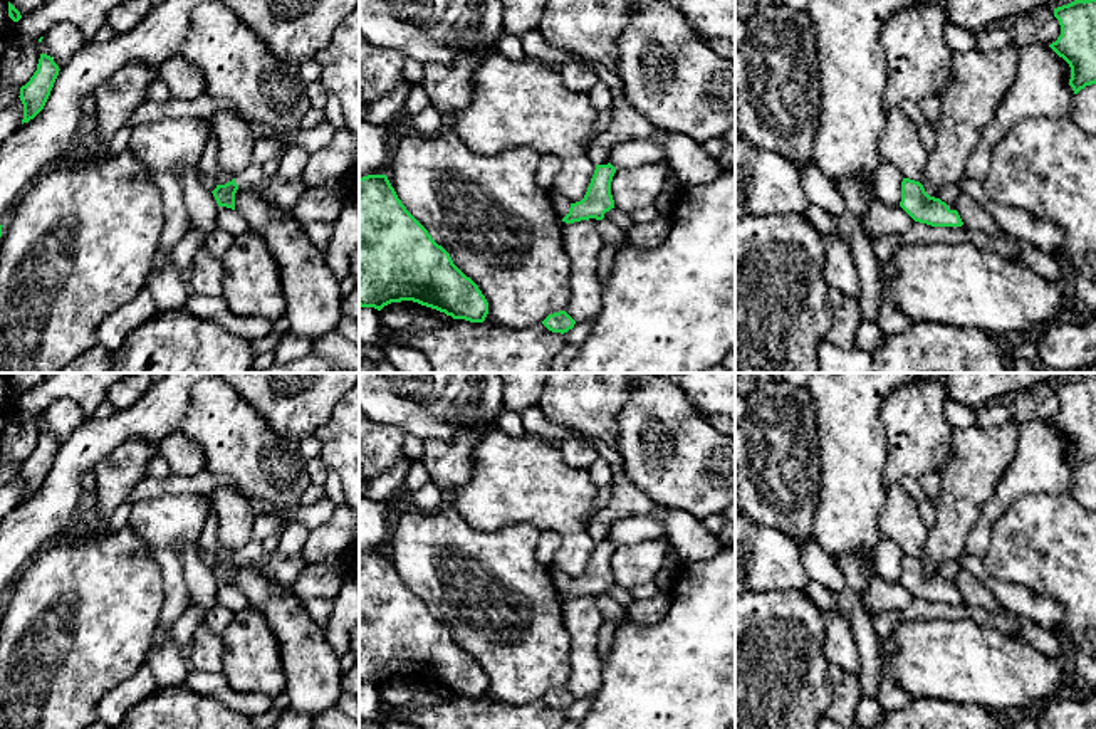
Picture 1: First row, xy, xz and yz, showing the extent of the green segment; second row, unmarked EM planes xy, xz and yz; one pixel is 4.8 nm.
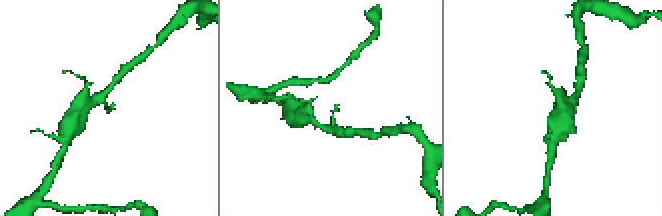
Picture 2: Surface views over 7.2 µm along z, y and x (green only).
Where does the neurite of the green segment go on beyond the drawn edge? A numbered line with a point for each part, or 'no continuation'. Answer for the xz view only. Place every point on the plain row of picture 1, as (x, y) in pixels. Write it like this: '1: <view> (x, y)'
no continuation

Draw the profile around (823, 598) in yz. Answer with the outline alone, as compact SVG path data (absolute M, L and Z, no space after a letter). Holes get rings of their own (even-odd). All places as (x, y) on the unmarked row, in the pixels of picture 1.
M809 581L804 590L802 590L812 603L821 610L821 611L838 611L844 613L844 608L839 605L838 598L822 585L817 581Z

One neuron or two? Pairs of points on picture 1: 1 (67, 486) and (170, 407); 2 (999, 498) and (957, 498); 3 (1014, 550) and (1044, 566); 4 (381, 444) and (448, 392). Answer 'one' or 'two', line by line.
1: one
2: two
3: one
4: two

